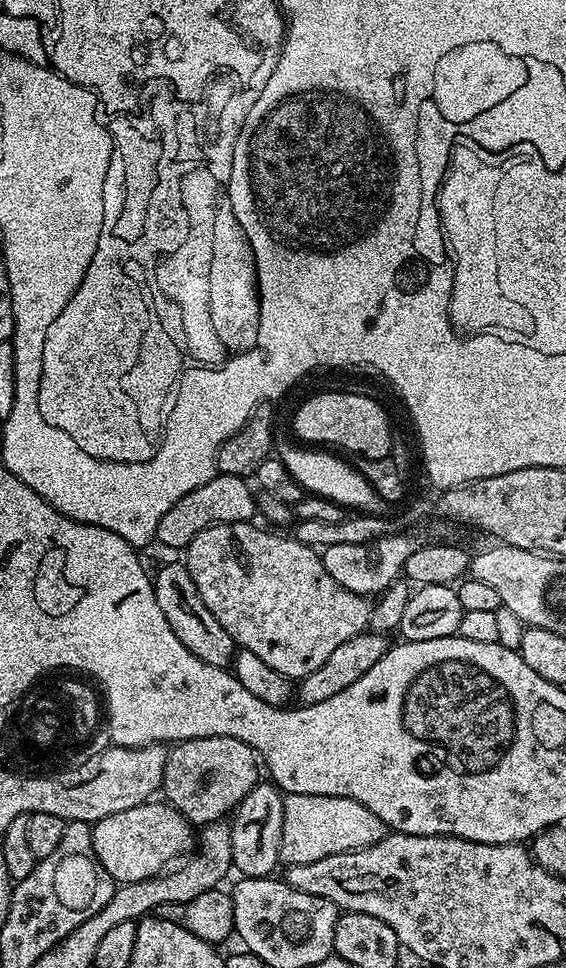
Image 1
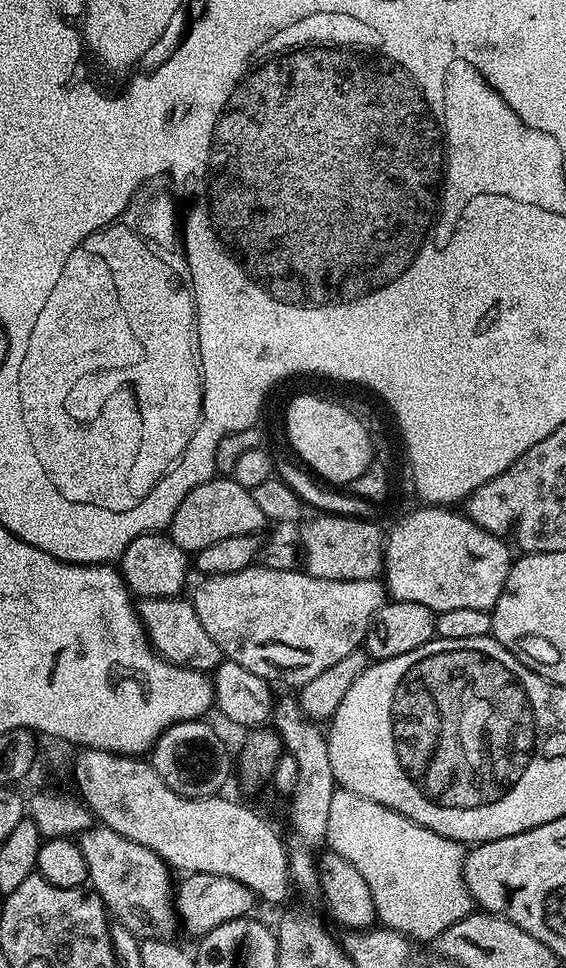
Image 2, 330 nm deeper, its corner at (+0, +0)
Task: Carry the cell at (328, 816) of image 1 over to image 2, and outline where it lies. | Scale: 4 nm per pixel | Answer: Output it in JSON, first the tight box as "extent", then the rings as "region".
{"extent":[326,787,474,942],"region":[[[337,787],[330,801],[326,834],[327,847],[342,854],[342,858],[346,858],[346,862],[366,878],[366,886],[370,886],[374,898],[377,921],[383,927],[400,932],[413,942],[431,942],[446,930],[446,926],[454,926],[454,922],[466,918],[473,911],[474,901],[464,881],[466,848],[458,841],[442,838],[442,834],[434,834],[434,830],[426,830],[426,826],[341,787]]]}

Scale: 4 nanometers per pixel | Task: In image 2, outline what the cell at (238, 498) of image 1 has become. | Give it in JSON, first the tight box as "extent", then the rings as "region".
{"extent":[170,478,266,554],"region":[[[213,478],[202,486],[194,486],[186,498],[174,510],[174,518],[170,525],[170,535],[183,552],[195,554],[206,550],[213,542],[226,538],[235,538],[237,534],[255,536],[263,533],[266,521],[257,504],[254,503],[251,491],[238,486],[231,478]]]}

